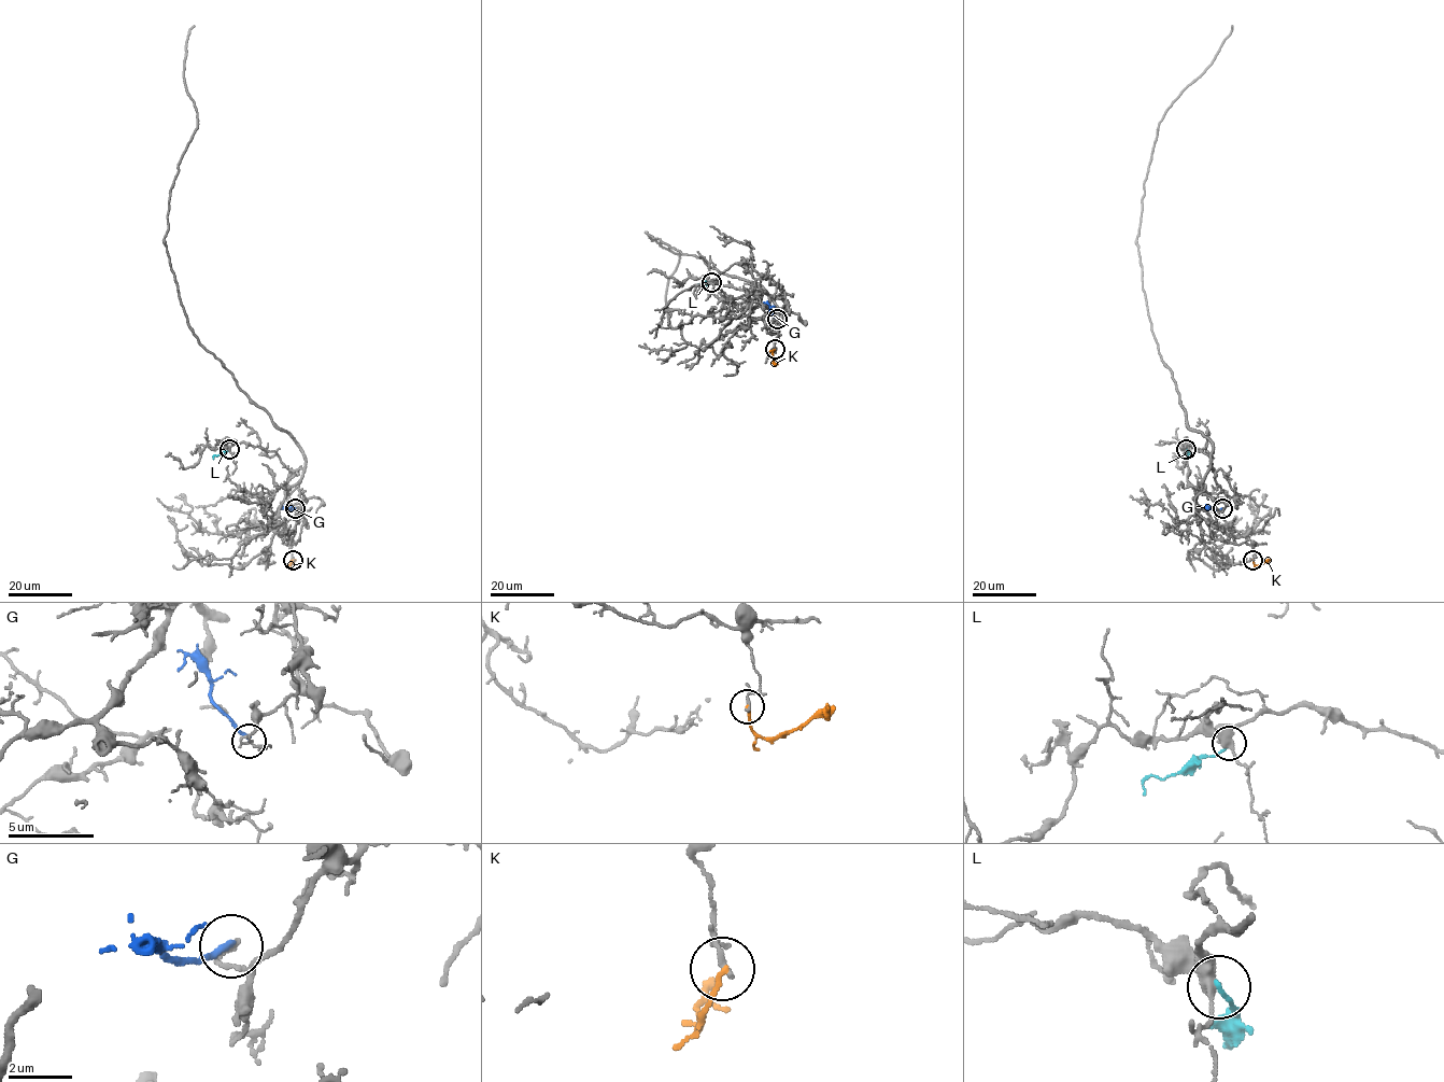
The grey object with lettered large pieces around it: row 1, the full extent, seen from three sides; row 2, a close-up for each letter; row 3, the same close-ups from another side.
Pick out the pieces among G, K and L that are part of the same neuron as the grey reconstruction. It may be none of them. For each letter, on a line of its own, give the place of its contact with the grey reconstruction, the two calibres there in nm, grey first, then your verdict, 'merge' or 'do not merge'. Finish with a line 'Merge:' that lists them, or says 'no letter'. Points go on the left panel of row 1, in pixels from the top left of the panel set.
G: meets grey at (295, 508); 150 nm thick on the grey side, 220 nm on the other; do not merge
K: meets grey at (293, 560); 150 nm thick on the grey side, 140 nm on the other; do not merge
L: meets grey at (229, 449); 320 nm thick on the grey side, 140 nm on the other; do not merge
Merge: no letter

